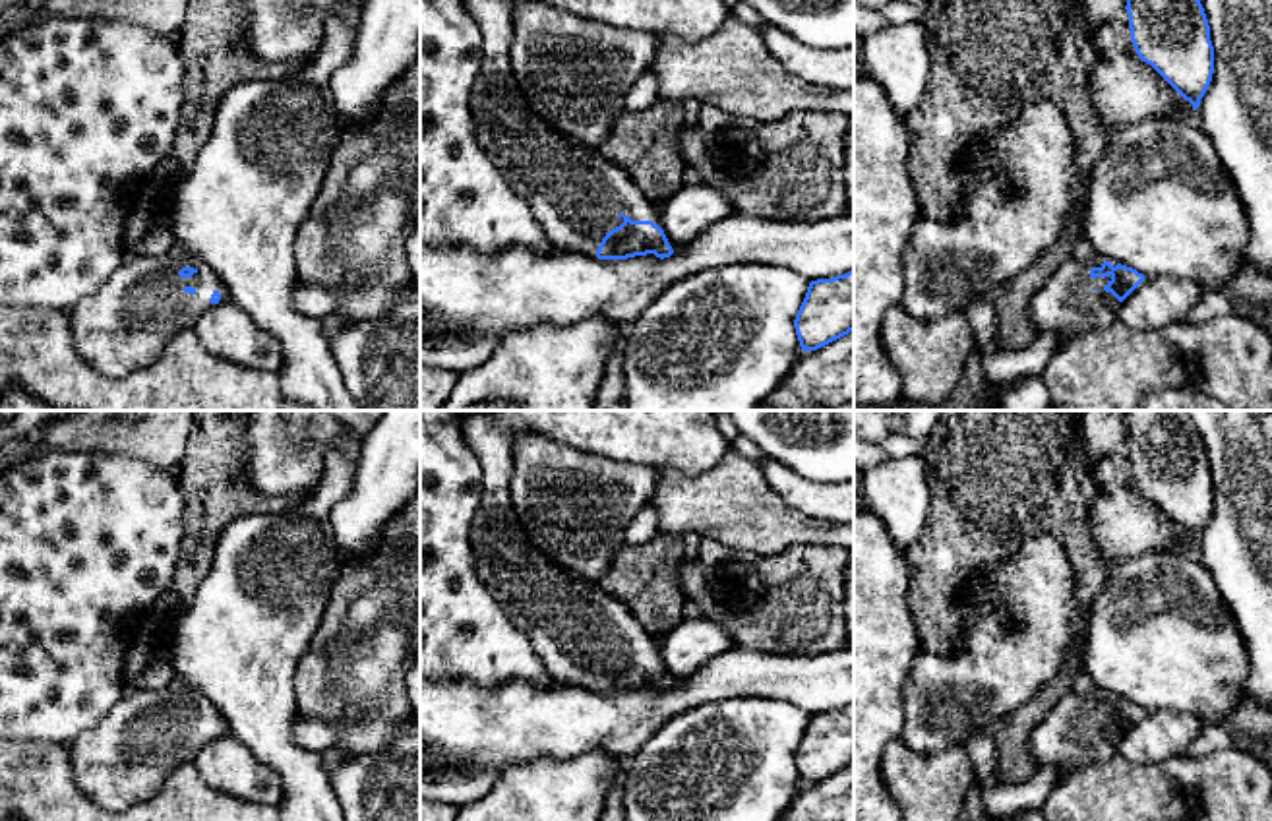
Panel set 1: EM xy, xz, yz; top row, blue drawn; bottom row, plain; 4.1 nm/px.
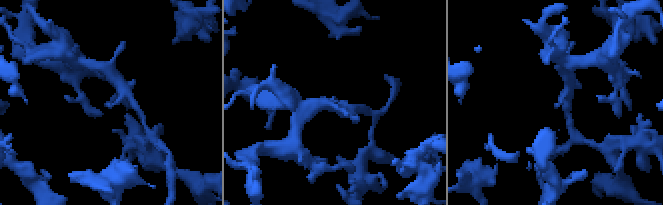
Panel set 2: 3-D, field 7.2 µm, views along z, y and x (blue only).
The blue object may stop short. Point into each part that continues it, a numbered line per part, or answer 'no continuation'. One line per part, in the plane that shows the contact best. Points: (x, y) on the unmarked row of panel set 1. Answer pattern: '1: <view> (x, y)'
1: xz (575, 626)

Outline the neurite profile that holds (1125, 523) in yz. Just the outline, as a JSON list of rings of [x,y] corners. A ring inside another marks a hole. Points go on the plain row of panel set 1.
[[[1125,480],[1115,490],[1102,486],[1092,498],[1090,527],[1107,569],[1146,554],[1196,548],[1150,498]]]

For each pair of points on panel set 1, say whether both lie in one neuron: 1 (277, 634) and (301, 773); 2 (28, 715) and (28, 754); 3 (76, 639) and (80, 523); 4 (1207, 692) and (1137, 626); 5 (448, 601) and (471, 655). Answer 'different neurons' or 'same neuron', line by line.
1: same neuron
2: different neurons
3: same neuron
4: same neuron
5: same neuron

